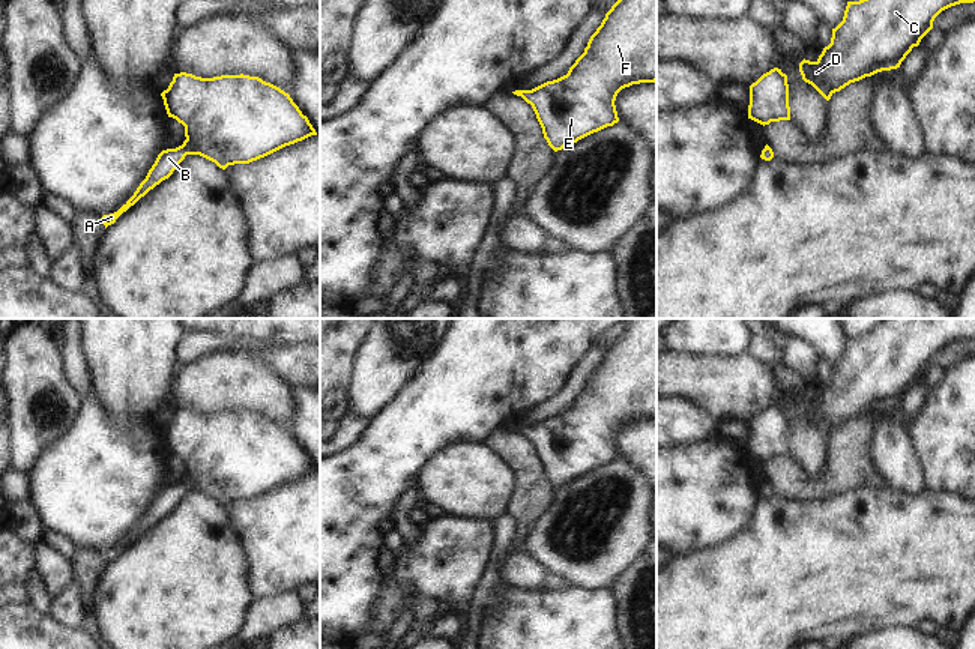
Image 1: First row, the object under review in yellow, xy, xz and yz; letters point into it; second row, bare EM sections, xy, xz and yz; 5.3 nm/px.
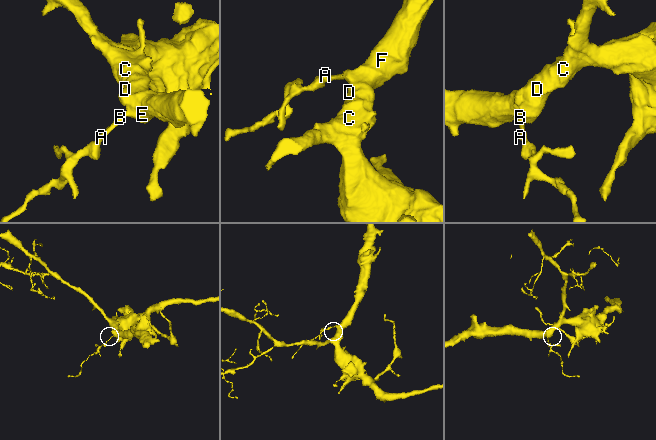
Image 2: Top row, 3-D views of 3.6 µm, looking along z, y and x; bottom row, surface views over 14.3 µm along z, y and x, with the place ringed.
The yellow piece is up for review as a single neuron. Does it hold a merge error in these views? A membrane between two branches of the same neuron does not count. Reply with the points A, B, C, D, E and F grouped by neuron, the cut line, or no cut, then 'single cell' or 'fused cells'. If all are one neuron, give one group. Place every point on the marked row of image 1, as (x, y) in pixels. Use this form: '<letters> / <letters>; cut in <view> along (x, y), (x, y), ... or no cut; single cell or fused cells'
A B C D E F; no cut; single cell

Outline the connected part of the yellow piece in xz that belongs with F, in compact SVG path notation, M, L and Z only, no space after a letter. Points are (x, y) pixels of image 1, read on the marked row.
M617 0L590 36L568 74L532 90L515 90L532 105L548 146L557 152L619 122L617 93L632 84L657 81L657 0Z

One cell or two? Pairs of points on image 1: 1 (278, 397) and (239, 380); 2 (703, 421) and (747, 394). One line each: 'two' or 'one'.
1: one
2: two

